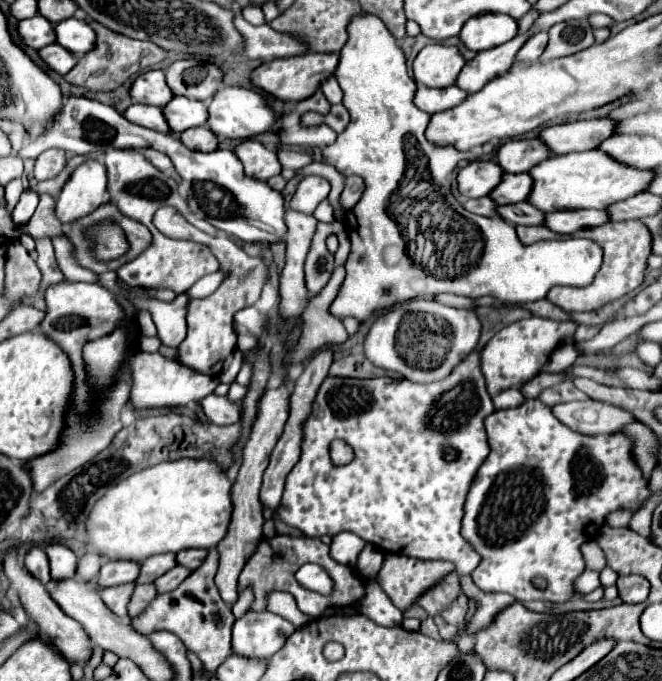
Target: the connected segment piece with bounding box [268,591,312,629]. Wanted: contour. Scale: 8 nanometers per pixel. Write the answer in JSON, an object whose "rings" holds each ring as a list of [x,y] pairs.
{"rings":[[[274,591],[274,593],[268,595],[268,611],[282,615],[282,617],[288,619],[290,623],[294,623],[296,629],[300,629],[300,627],[304,627],[304,625],[308,625],[308,623],[312,621],[310,615],[302,613],[302,611],[296,607],[294,597],[292,597],[290,593],[282,593],[282,591],[280,591],[280,593]]]}

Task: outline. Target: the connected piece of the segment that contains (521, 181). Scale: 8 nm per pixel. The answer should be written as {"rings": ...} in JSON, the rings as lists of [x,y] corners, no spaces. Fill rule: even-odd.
{"rings":[[[506,173],[502,183],[490,193],[490,197],[494,201],[498,201],[500,205],[510,205],[510,203],[520,203],[526,201],[528,195],[532,193],[532,177],[528,173]]]}

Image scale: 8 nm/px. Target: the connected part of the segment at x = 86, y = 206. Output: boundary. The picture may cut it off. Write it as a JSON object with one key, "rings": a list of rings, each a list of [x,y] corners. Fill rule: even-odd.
{"rings":[[[88,159],[82,165],[78,165],[64,183],[58,195],[56,215],[66,225],[82,215],[88,215],[104,201],[106,201],[106,167],[102,161]]]}

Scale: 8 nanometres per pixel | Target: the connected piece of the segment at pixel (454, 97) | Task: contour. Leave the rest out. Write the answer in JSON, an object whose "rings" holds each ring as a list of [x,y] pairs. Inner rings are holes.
{"rings":[[[418,85],[416,93],[414,93],[414,105],[430,115],[452,109],[458,103],[462,103],[464,99],[466,99],[466,93],[462,89],[458,89],[456,85],[446,87],[446,89],[430,89],[430,87]]]}

